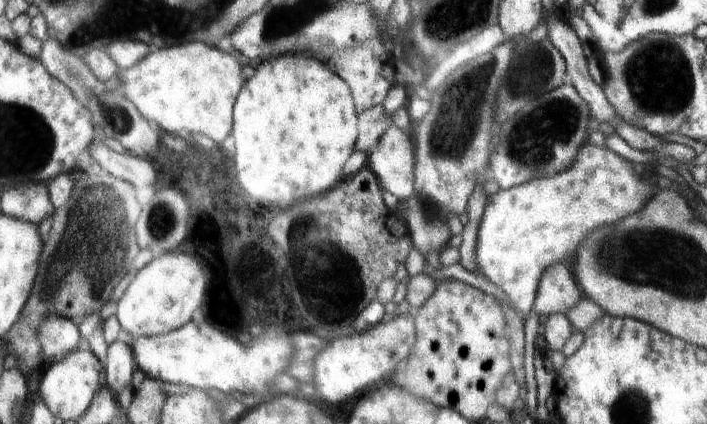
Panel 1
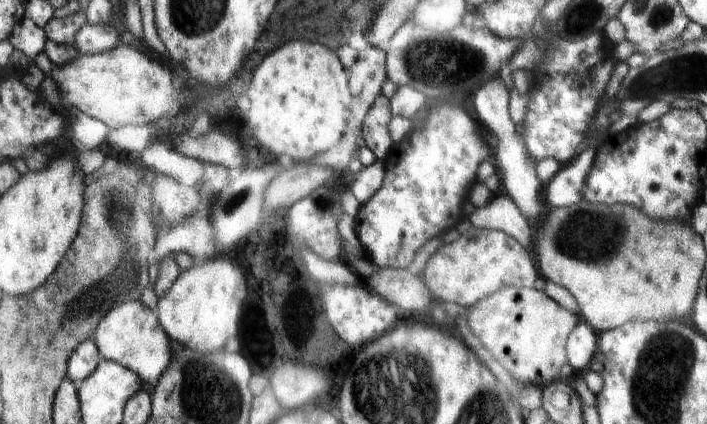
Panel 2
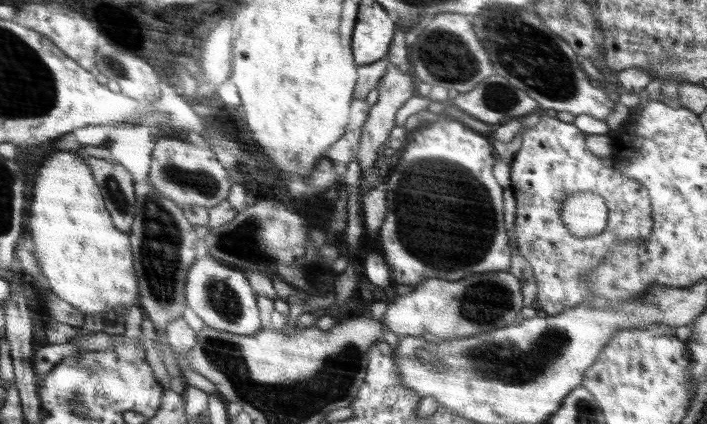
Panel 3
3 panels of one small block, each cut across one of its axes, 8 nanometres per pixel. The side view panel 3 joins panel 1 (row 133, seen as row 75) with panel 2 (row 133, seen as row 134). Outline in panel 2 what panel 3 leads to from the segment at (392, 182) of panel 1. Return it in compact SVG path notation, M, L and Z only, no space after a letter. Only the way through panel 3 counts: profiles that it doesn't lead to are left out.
M380 94L366 114L361 136L375 159L385 161L394 146L389 125L392 119L391 100Z

